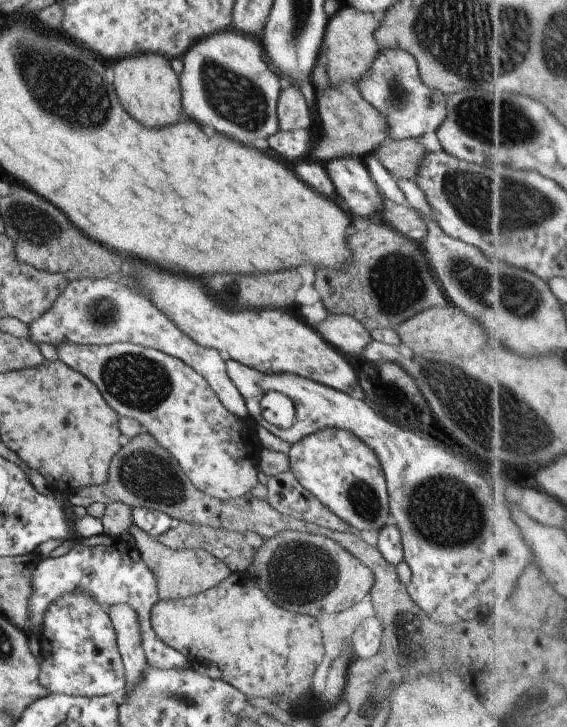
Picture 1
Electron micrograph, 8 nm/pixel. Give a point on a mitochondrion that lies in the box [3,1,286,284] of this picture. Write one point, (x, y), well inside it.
(52, 79)

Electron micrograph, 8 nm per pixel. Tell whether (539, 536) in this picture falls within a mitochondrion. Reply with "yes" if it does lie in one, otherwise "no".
no

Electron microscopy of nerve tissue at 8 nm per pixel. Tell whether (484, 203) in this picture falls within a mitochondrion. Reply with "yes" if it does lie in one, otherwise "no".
yes

